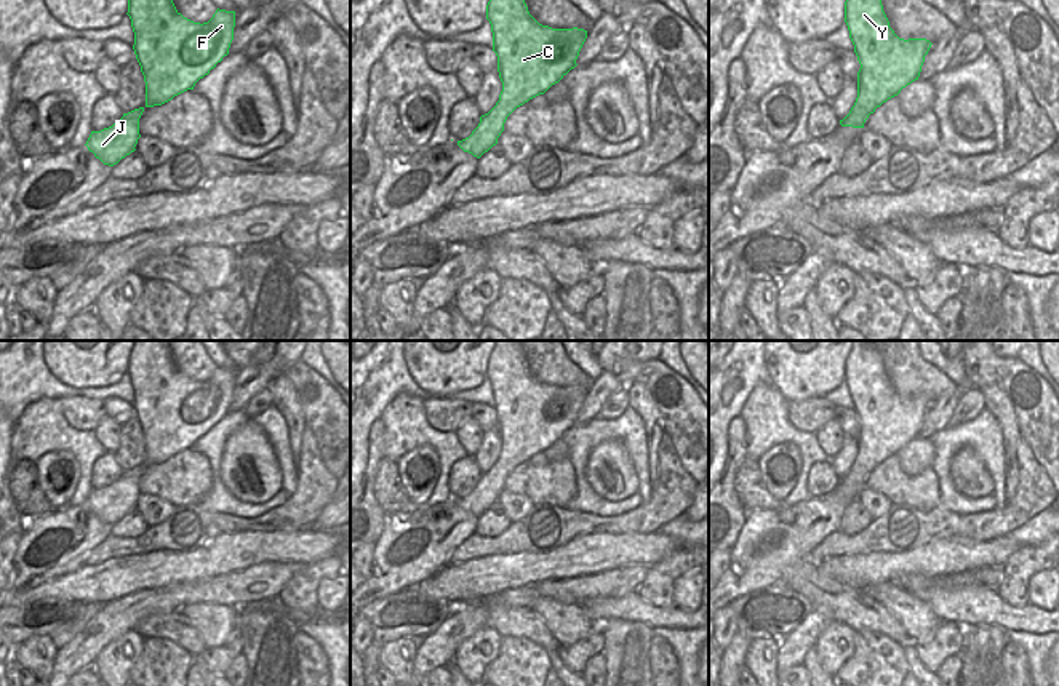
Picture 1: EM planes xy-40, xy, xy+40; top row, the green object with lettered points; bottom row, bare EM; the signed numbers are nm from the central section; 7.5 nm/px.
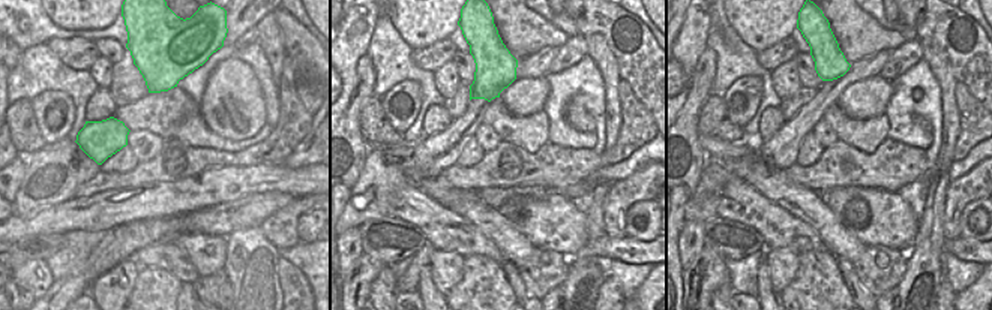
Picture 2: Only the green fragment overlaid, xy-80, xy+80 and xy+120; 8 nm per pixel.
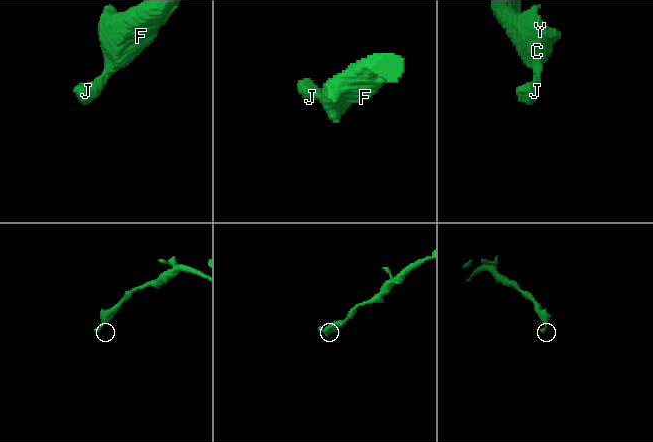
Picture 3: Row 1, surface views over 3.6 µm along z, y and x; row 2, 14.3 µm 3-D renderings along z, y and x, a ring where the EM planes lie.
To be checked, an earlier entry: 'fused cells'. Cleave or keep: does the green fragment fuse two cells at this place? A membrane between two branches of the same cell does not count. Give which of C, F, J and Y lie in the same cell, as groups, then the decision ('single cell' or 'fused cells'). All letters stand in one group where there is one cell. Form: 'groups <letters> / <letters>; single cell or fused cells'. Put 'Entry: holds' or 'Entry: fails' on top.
Entry: fails
groups C F J Y; single cell

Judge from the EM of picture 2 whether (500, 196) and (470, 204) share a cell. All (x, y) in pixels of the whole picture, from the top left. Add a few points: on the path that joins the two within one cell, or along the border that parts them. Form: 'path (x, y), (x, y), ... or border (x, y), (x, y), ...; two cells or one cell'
border (476, 192), (488, 205), (497, 210); two cells

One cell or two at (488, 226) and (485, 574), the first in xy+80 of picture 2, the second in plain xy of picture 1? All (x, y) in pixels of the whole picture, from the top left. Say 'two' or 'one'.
two

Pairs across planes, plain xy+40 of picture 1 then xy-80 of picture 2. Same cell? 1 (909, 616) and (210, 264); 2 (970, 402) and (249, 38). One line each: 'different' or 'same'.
1: same
2: same

